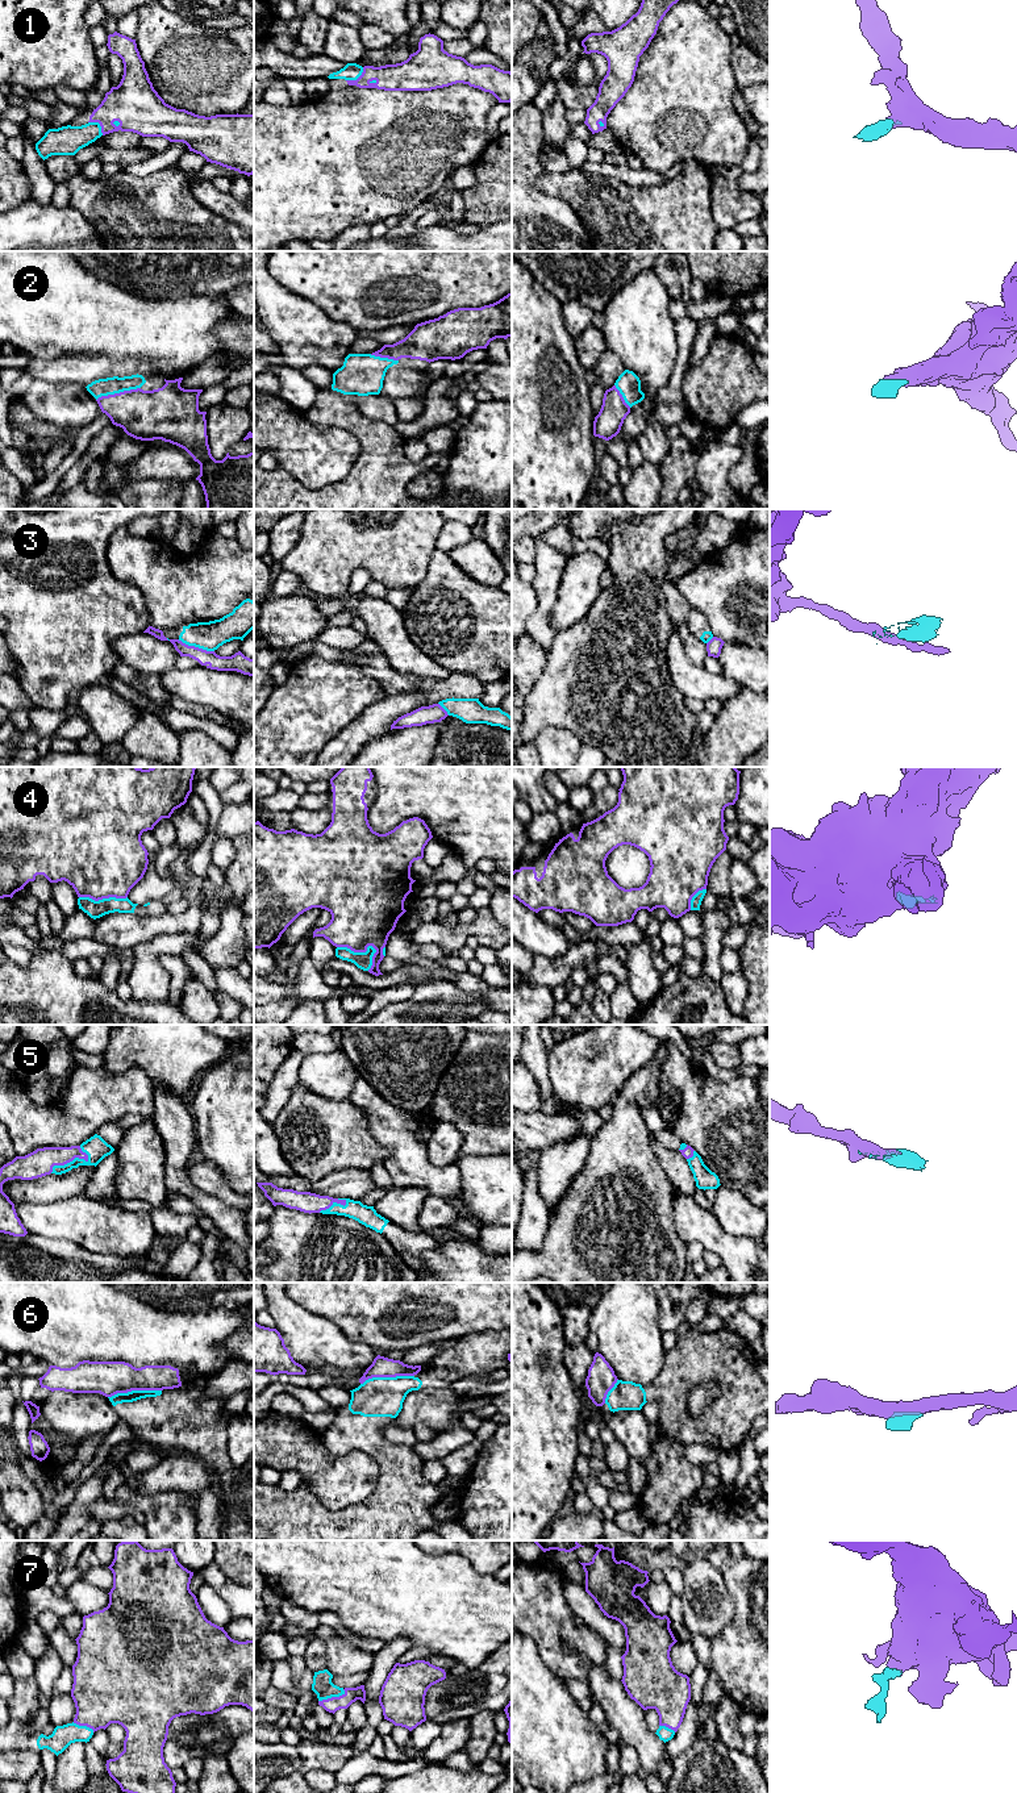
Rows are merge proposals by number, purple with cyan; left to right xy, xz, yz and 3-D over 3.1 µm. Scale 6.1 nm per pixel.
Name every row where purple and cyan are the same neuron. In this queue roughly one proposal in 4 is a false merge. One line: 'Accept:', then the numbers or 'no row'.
Accept: 1, 2, 5, 7

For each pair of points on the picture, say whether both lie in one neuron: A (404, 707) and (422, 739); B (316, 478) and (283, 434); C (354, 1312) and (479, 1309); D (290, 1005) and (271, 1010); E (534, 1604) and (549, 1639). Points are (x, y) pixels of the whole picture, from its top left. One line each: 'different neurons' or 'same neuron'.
A: different neurons
B: same neuron
C: same neuron
D: same neuron
E: same neuron

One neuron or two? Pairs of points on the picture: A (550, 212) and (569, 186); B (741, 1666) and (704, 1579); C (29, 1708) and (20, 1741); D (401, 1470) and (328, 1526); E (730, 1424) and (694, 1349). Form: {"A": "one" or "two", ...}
{"A": "two", "B": "two", "C": "one", "D": "one", "E": "one"}

